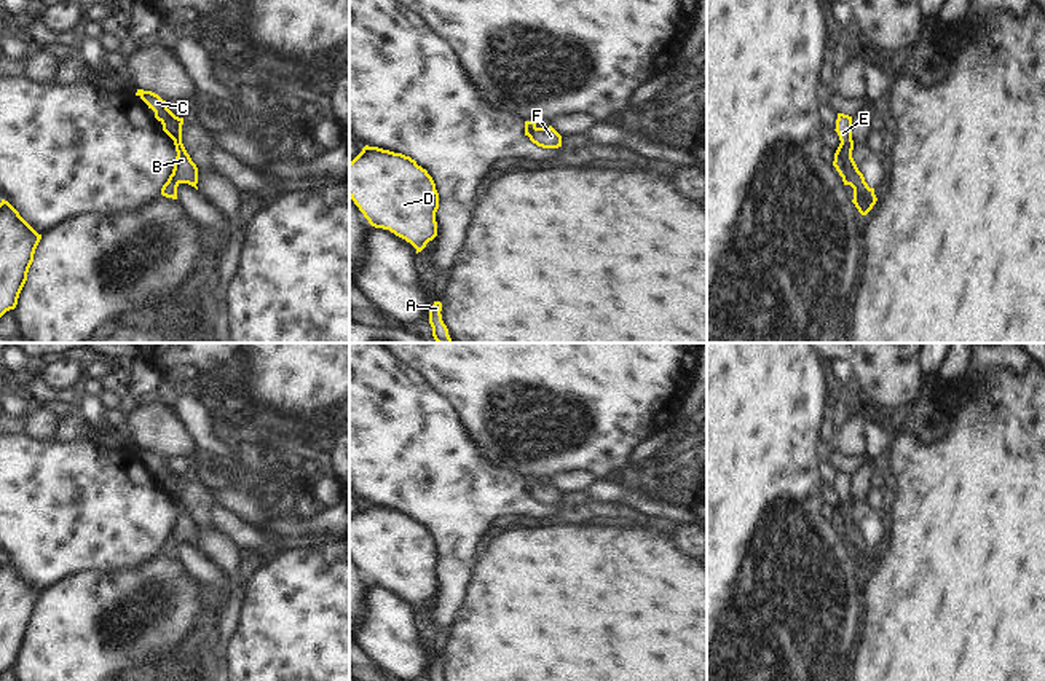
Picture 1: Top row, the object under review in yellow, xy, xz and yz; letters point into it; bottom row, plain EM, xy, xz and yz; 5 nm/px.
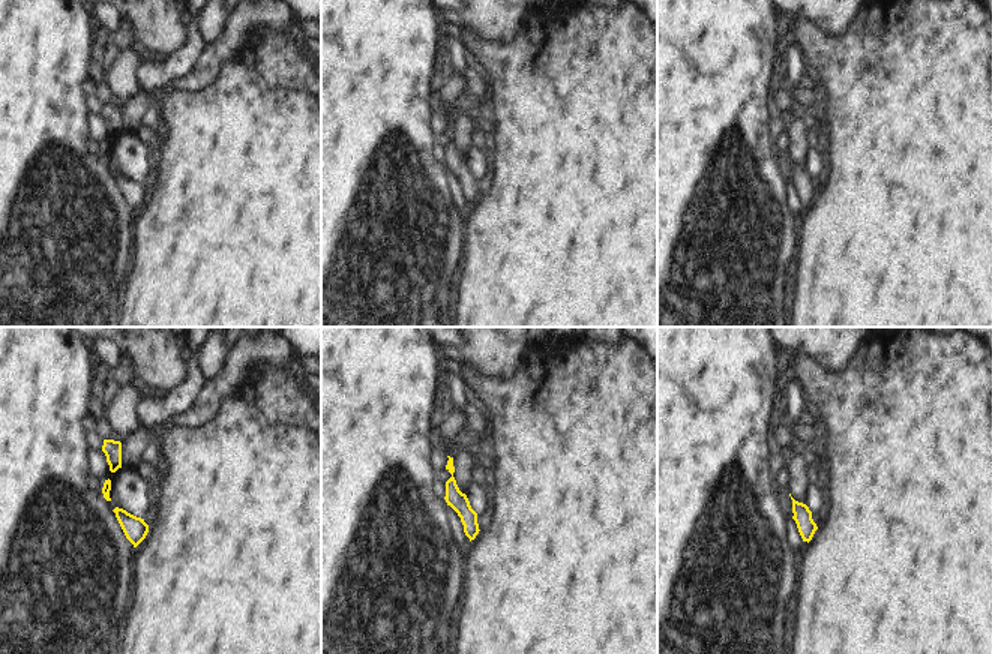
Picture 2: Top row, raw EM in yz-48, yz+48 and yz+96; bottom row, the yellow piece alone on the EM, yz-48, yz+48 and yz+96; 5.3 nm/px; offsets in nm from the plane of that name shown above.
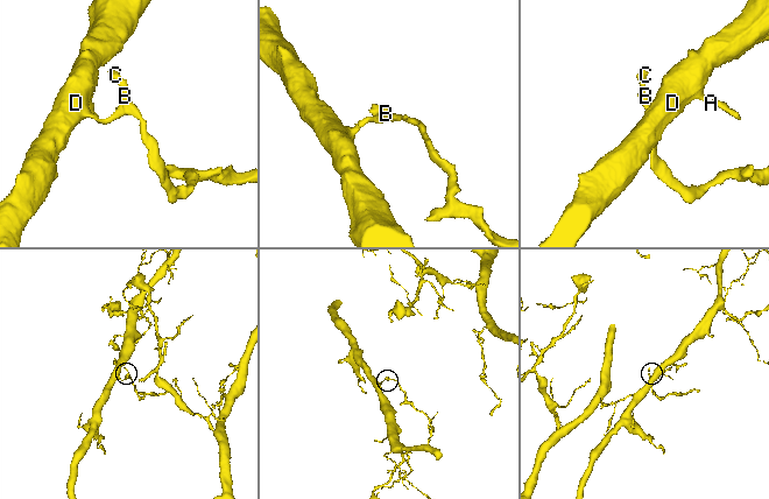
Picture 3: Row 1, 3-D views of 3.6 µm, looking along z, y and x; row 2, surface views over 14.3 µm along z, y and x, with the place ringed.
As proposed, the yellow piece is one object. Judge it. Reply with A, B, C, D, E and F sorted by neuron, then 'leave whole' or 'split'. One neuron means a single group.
A D / B C E F; split

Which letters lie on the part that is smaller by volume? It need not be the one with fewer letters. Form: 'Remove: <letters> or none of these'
Remove: B, C, E, F

